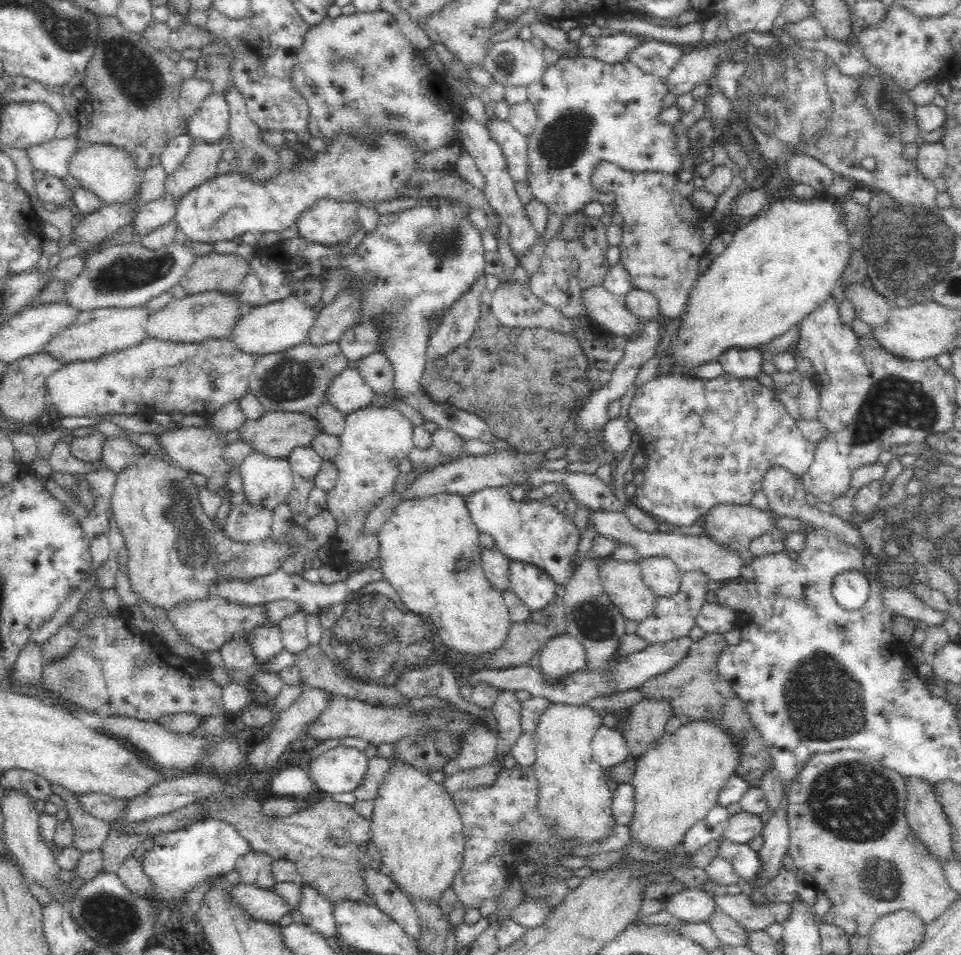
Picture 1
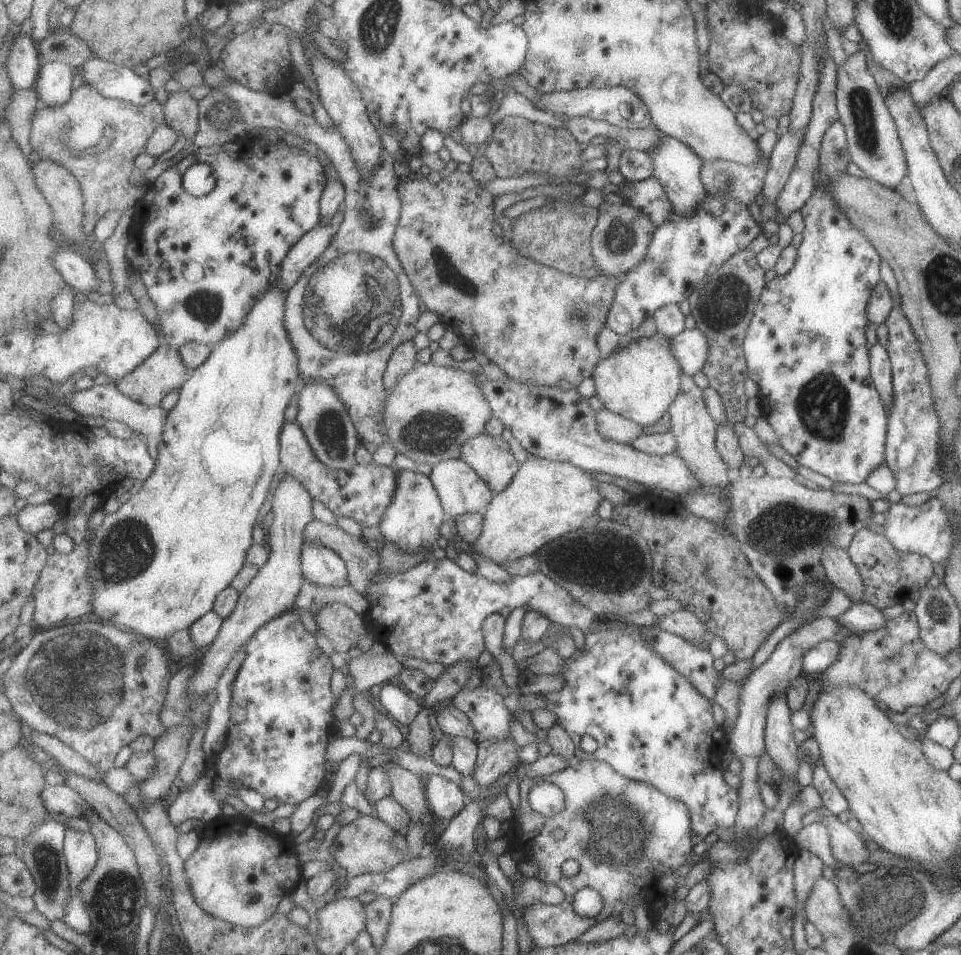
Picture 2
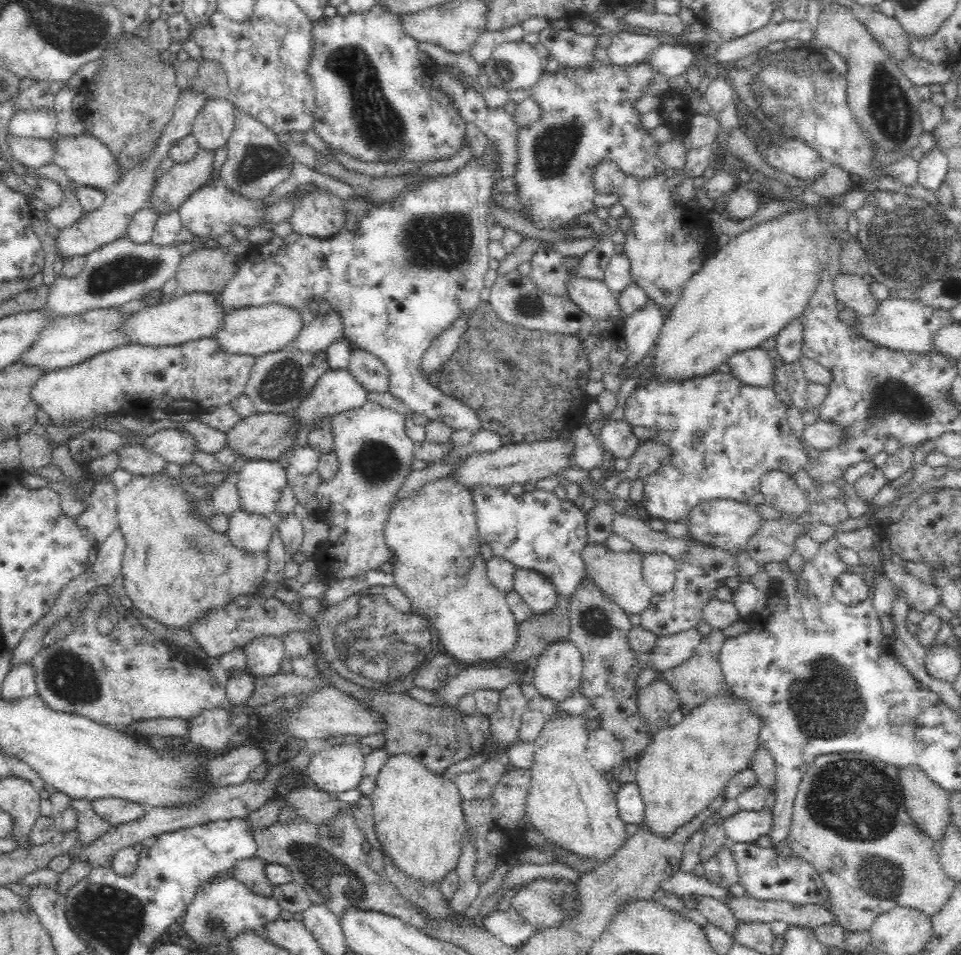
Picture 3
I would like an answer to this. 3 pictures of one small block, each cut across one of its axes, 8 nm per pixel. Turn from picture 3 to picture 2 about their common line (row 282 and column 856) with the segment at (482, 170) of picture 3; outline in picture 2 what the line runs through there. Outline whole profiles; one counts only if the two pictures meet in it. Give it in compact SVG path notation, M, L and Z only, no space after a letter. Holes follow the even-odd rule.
M837 120L829 125L824 132L819 149L819 166L818 178L820 183L816 184L813 194L805 201L799 212L803 215L804 229L801 233L802 239L799 247L796 249L796 259L793 268L789 269L787 274L770 280L761 291L757 306L755 307L752 319L746 330L745 338L742 342L744 357L747 363L748 378L758 384L759 396L761 396L761 412L765 416L765 420L771 426L780 446L793 456L801 466L809 468L809 470L818 472L823 476L827 476L834 482L848 482L852 486L861 484L867 478L867 475L884 462L884 442L886 439L887 415L879 395L873 386L869 363L868 363L868 347L865 341L865 326L868 320L866 317L866 302L874 285L877 284L879 274L880 256L877 254L876 248L865 238L862 232L857 230L846 217L846 214L838 207L836 200L832 197L830 190L826 185L830 184L830 179L837 177L839 174L847 173L845 168L850 162L850 154L847 150L847 134L844 126Z

